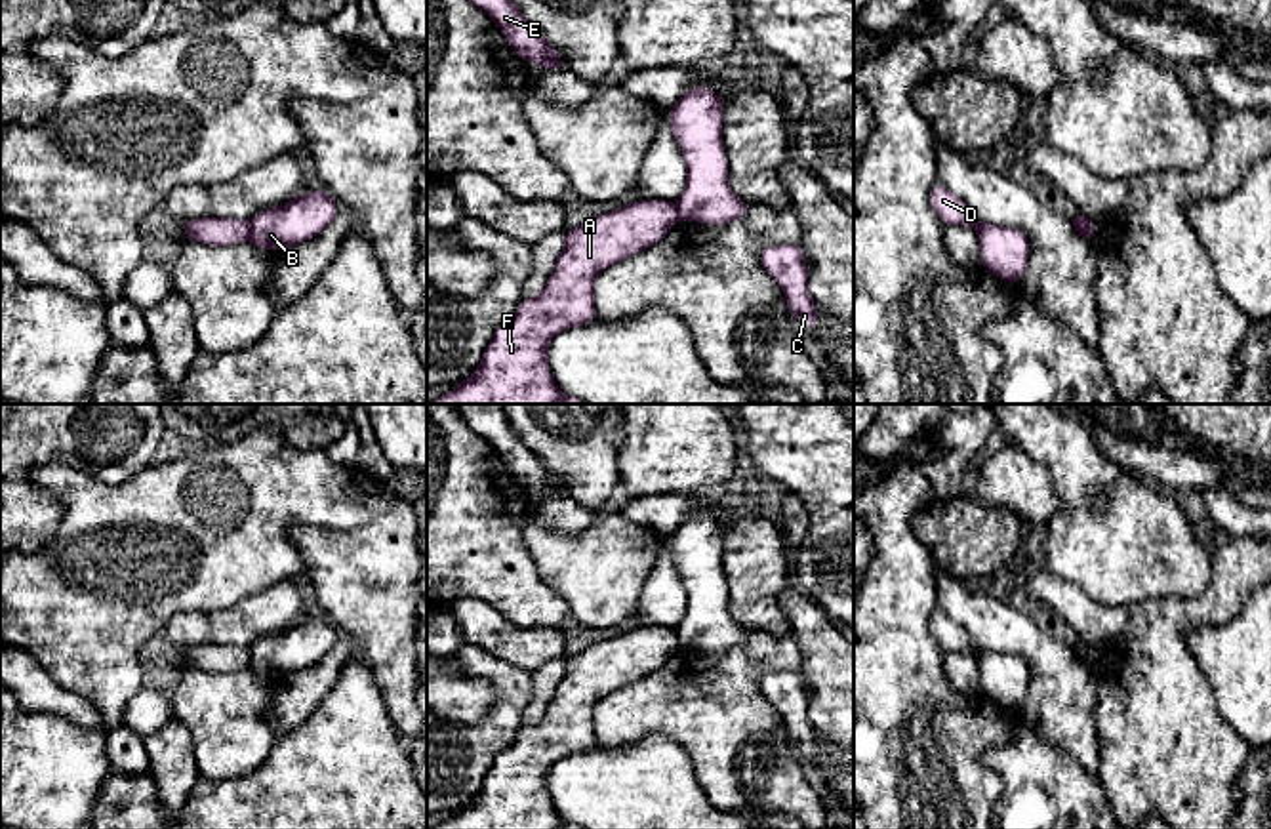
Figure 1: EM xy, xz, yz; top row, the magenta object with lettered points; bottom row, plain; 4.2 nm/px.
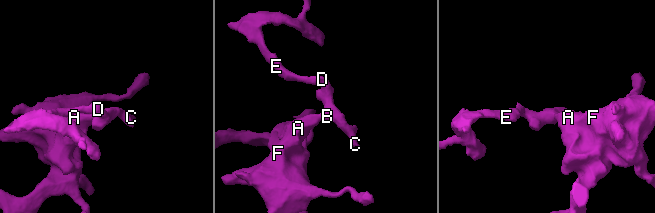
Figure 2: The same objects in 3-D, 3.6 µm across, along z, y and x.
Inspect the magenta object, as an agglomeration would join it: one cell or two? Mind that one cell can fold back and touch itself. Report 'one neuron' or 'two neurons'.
two neurons

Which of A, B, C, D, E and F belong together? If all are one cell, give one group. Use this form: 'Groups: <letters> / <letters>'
Groups: A F / B C D E

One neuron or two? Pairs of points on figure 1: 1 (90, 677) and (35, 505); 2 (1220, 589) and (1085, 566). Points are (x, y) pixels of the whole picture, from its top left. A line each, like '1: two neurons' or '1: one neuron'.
1: two neurons
2: two neurons

